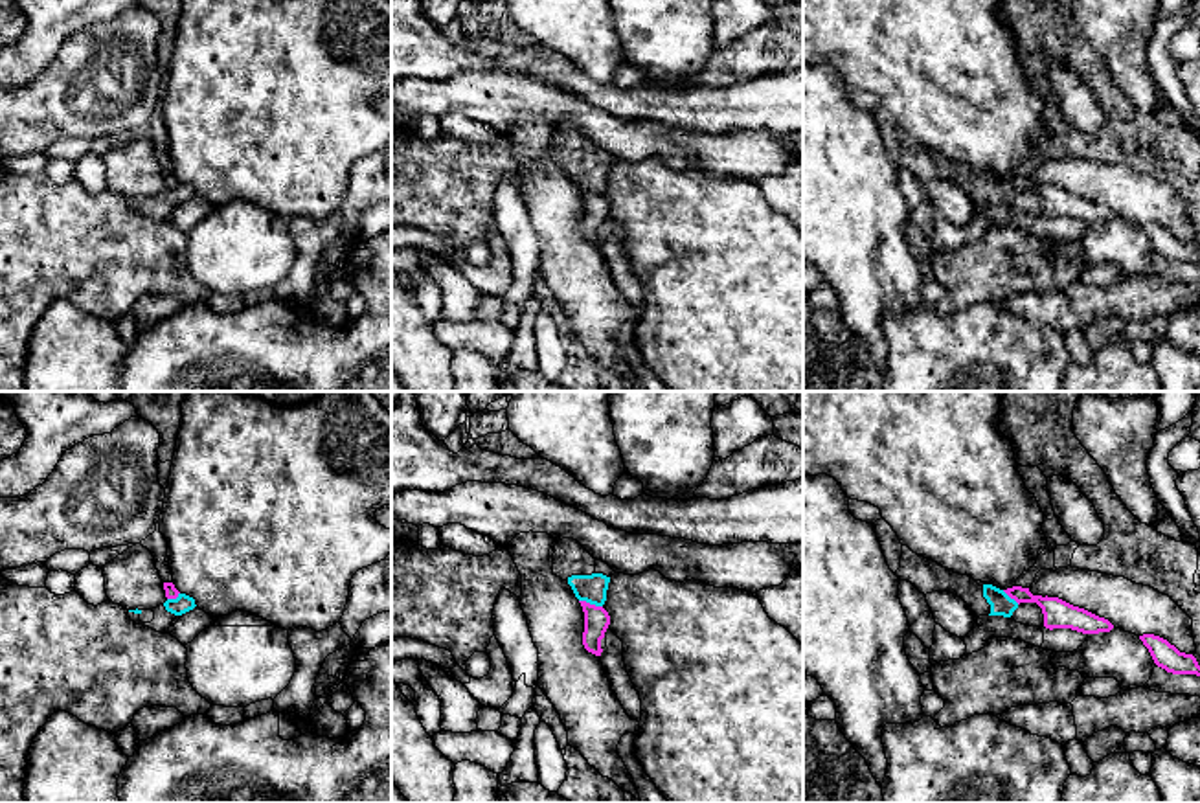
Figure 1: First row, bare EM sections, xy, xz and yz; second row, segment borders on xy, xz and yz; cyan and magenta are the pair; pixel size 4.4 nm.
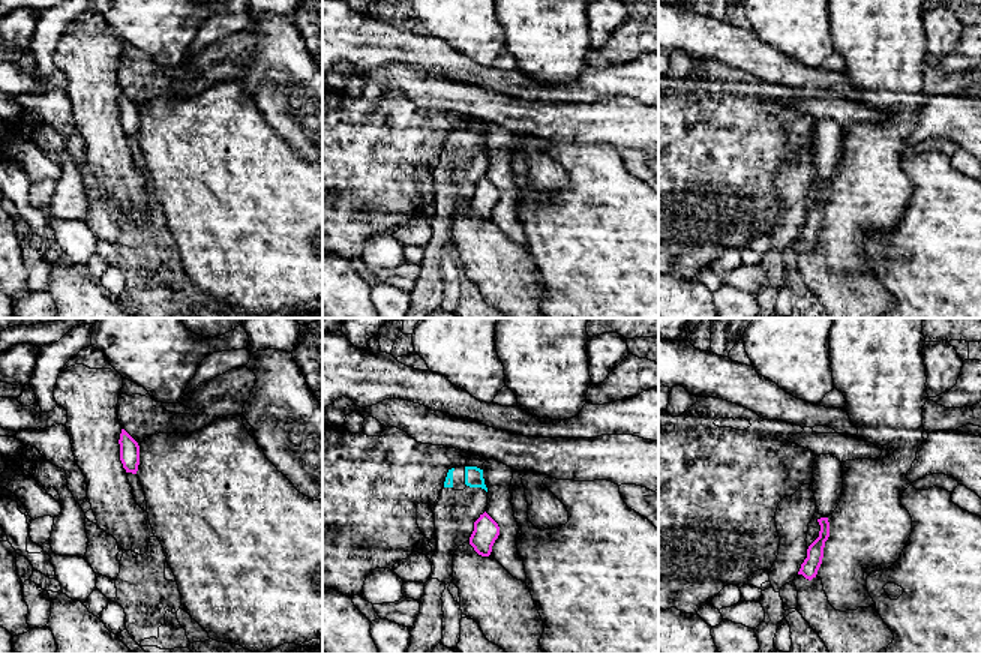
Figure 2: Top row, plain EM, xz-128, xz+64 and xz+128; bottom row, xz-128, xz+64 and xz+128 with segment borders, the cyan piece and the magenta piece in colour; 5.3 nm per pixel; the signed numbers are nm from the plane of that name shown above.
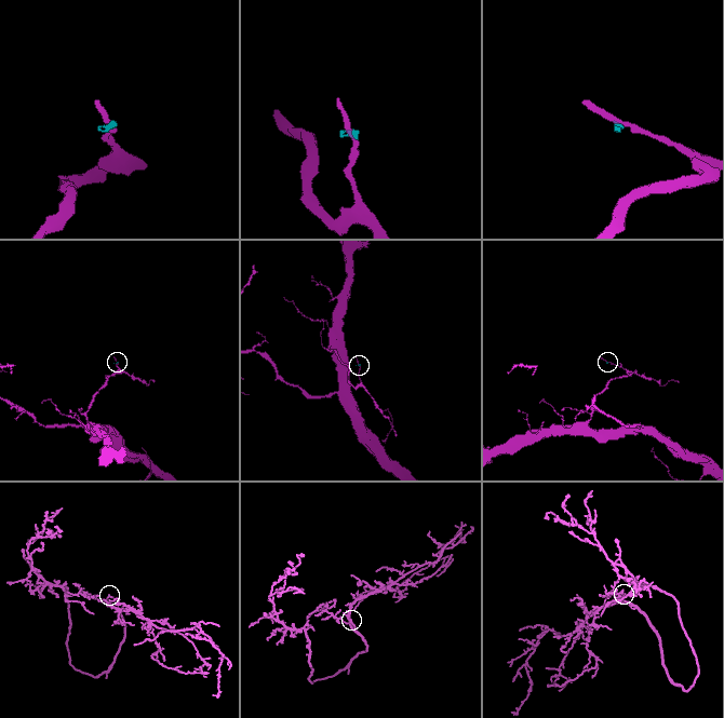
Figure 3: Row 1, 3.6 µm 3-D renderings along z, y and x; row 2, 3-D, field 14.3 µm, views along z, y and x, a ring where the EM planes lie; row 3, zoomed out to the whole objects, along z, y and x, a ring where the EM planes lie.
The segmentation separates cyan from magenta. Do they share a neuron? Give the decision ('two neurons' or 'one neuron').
two neurons

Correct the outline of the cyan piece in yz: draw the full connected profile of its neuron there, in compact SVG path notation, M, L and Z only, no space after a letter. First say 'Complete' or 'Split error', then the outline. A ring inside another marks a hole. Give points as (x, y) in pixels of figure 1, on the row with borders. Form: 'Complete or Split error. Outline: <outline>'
Split error. Outline: M884 520L873 524L877 538L889 570L900 579L911 582L921 594L950 592L961 597L976 617L1003 616L1029 627L1044 627L1044 614L1036 603L1016 603L1003 590L979 586L968 575L954 573L941 564L913 553L902 546L893 527Z

